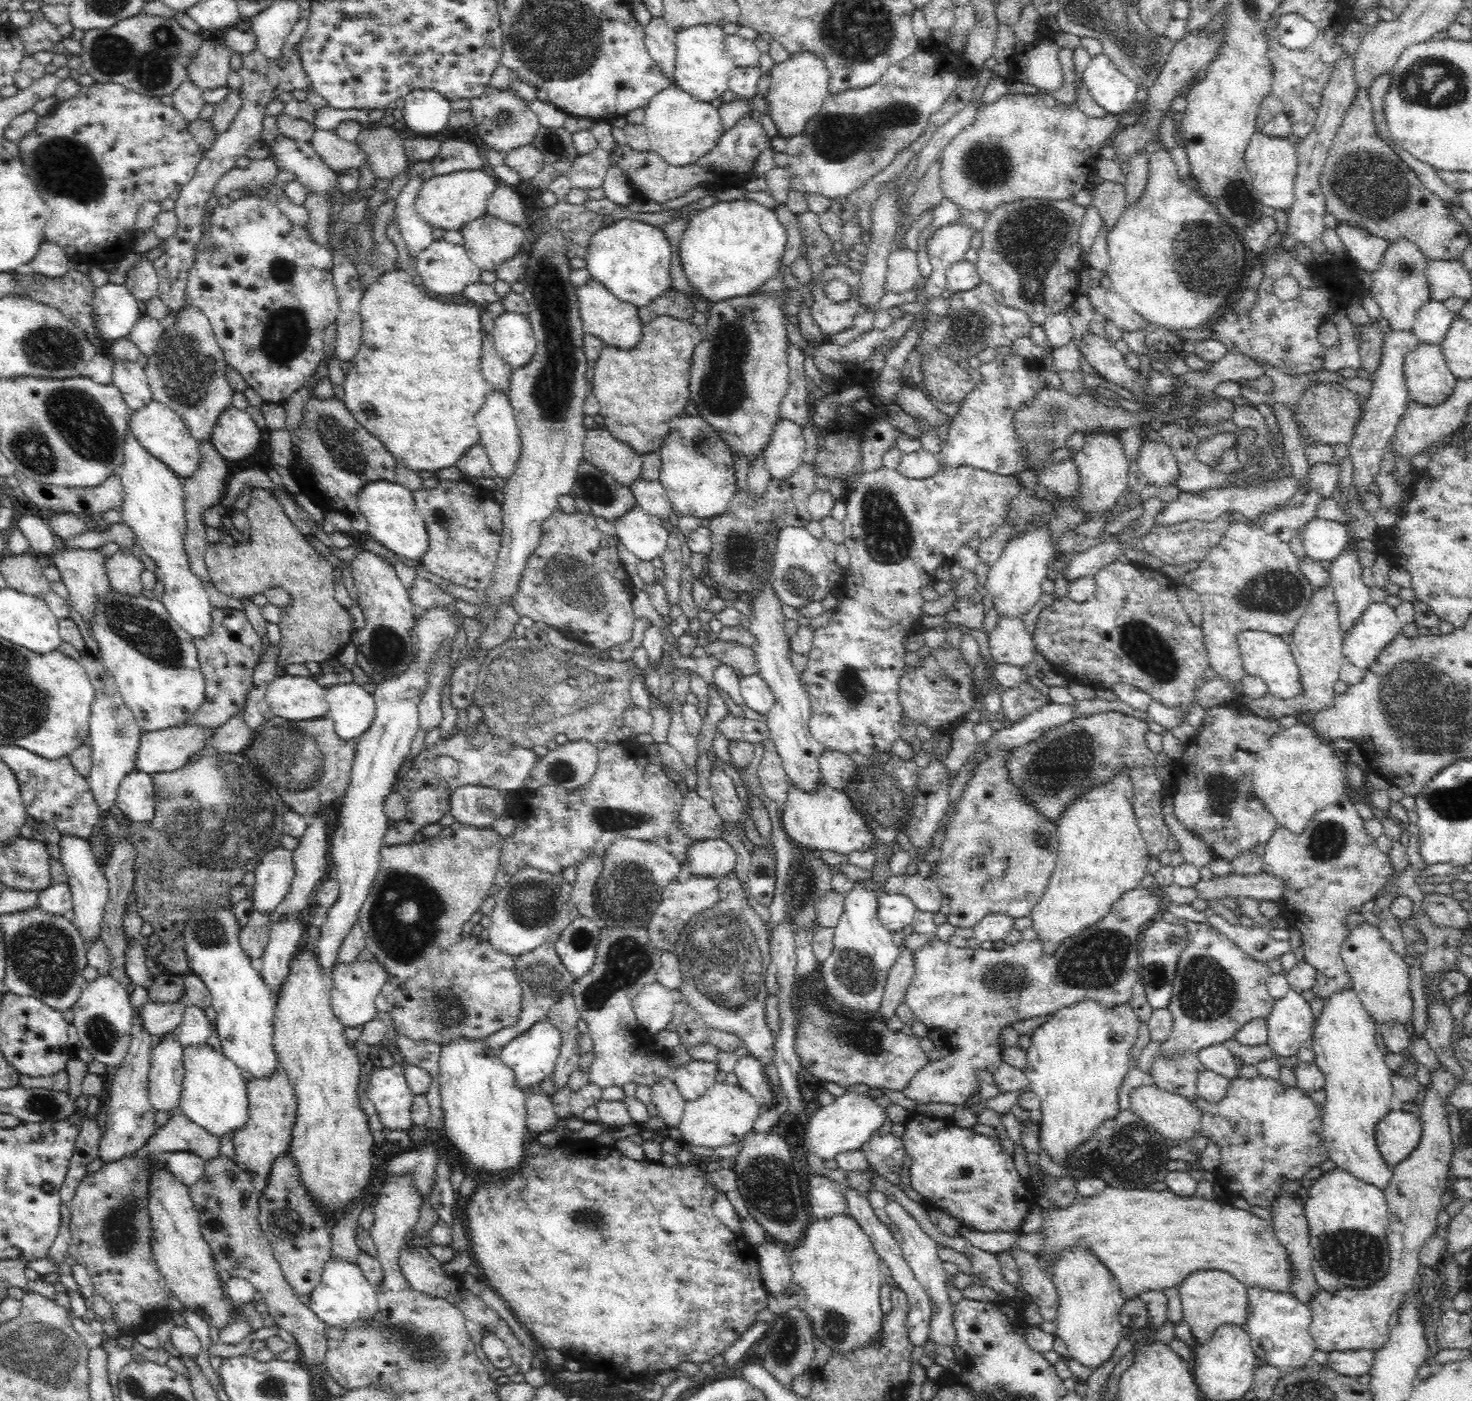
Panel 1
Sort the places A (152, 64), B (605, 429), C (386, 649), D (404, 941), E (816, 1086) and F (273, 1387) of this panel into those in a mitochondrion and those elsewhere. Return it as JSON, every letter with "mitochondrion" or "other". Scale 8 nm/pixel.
{"A":"mitochondrion","B":"other","C":"mitochondrion","D":"mitochondrion","E":"other","F":"mitochondrion"}

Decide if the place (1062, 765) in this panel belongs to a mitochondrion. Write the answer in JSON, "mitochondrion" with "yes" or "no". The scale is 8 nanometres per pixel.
{"mitochondrion":"yes"}

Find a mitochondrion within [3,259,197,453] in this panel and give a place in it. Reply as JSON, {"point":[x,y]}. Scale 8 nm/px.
{"point":[53,347]}

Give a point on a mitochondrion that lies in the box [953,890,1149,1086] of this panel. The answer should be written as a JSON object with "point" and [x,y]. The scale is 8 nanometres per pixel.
{"point":[1098,961]}

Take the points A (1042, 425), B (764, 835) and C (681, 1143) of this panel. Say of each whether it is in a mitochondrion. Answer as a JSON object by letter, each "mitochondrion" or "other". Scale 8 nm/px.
{"A":"mitochondrion","B":"other","C":"other"}

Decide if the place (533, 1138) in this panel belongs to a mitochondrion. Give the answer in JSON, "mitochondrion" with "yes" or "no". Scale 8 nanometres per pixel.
{"mitochondrion":"no"}

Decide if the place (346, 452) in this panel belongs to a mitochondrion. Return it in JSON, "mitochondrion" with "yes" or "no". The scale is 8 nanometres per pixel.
{"mitochondrion":"yes"}

